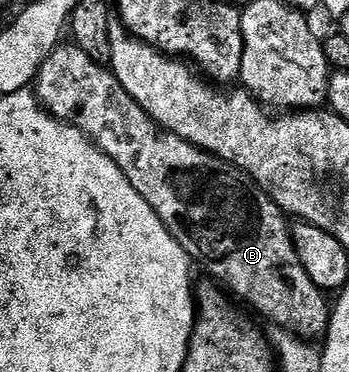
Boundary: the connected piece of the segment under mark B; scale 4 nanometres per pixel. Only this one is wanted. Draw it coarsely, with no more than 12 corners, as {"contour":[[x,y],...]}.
{"contour":[[74,43],[33,92],[181,243],[280,330],[328,294],[288,218],[228,161],[159,128]]}

